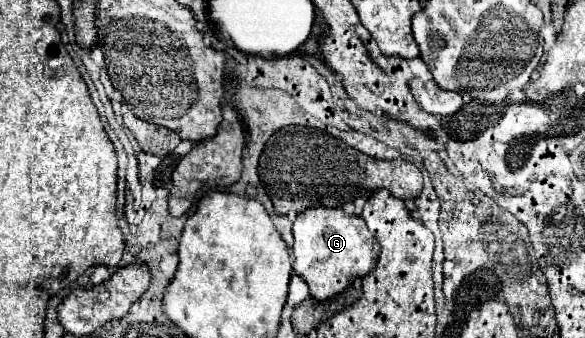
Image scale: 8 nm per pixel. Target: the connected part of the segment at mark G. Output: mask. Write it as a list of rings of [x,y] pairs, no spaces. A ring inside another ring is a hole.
[[[309,208],[297,216],[293,222],[295,244],[307,244],[307,264],[305,264],[305,282],[309,284],[309,294],[315,300],[327,300],[339,292],[343,292],[353,276],[365,276],[377,264],[377,252],[381,250],[369,228],[365,228],[365,220],[359,216],[347,216],[341,208]]]

